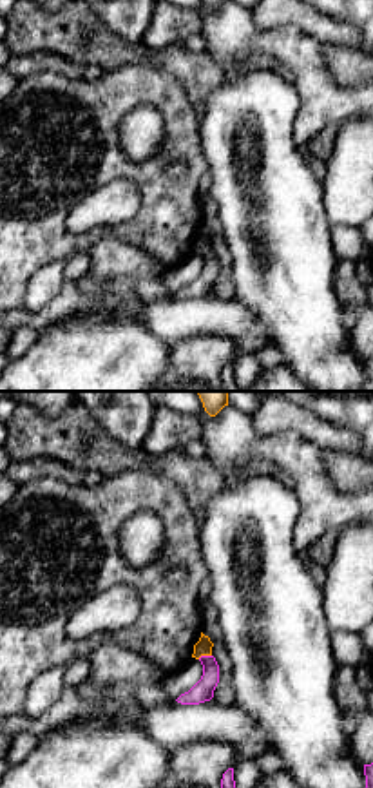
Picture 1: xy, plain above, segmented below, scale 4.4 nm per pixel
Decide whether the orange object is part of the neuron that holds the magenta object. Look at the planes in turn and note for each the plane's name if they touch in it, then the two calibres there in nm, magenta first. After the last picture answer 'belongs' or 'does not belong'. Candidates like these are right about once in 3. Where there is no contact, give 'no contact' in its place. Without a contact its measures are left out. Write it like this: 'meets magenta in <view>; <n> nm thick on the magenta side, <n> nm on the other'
meets magenta in xy; 100 nm thick on the magenta side, 80 nm on the other

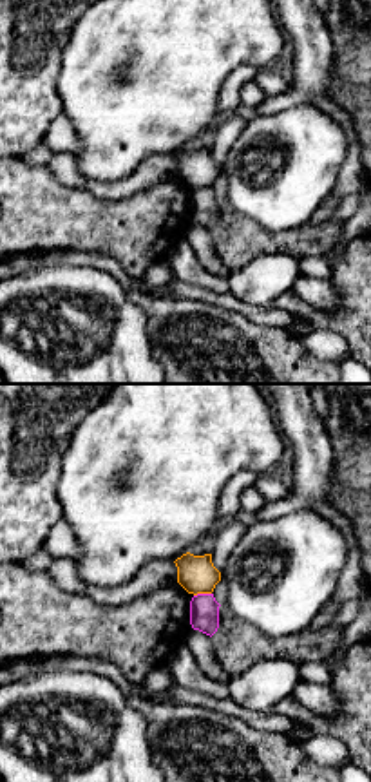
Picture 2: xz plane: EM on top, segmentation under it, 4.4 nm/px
meets magenta in xz; 130 nm thick on the magenta side, 170 nm on the other

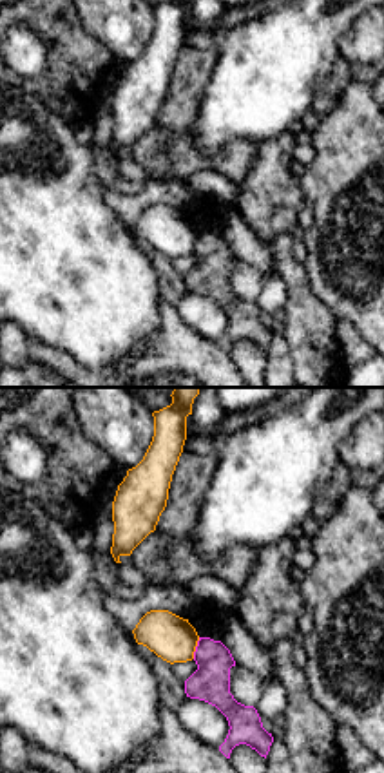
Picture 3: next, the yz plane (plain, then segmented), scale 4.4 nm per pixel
meets magenta in yz; 170 nm thick on the magenta side, 200 nm on the other

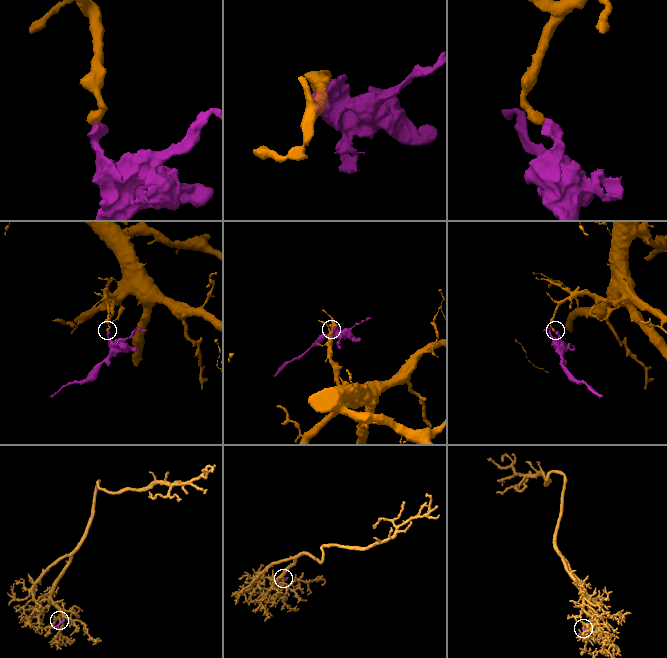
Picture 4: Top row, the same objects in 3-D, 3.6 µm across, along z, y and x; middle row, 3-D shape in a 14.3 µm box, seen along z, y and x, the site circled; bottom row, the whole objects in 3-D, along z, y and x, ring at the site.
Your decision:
does not belong

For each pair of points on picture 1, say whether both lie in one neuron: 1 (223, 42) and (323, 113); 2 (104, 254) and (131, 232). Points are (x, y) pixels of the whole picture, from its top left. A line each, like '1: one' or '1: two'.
1: one
2: two

